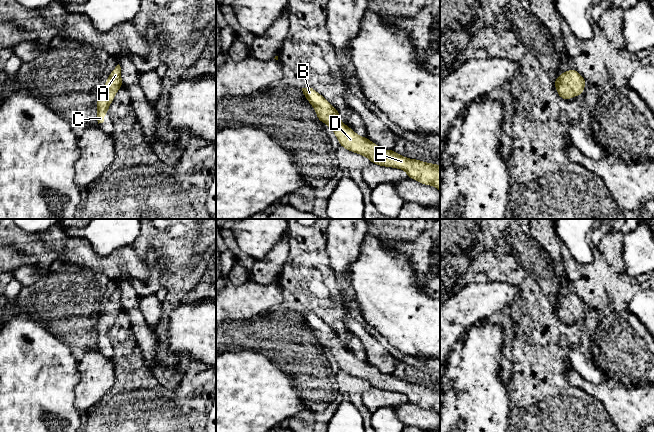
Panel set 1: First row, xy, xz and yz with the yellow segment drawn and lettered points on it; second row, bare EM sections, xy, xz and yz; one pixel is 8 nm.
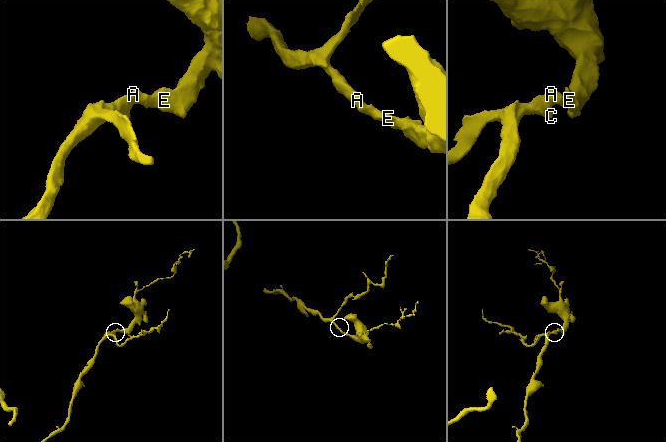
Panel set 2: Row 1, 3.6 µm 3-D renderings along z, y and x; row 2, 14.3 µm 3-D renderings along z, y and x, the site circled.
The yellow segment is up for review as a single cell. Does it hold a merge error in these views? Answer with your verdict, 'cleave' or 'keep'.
keep

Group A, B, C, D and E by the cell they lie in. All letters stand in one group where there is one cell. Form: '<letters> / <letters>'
A B C D E

